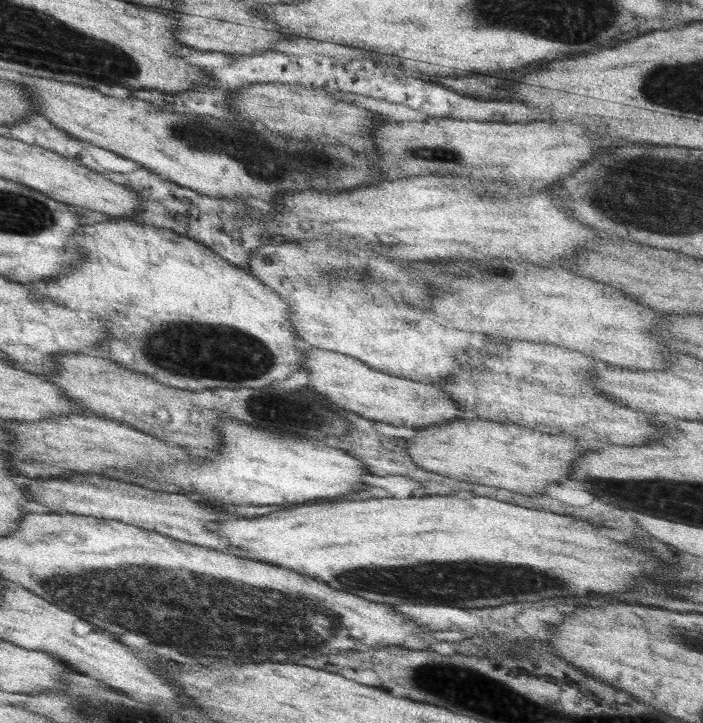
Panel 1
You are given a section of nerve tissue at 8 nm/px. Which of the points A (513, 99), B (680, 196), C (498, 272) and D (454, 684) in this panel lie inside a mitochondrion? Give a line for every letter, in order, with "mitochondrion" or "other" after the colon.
A: other
B: mitochondrion
C: mitochondrion
D: mitochondrion

